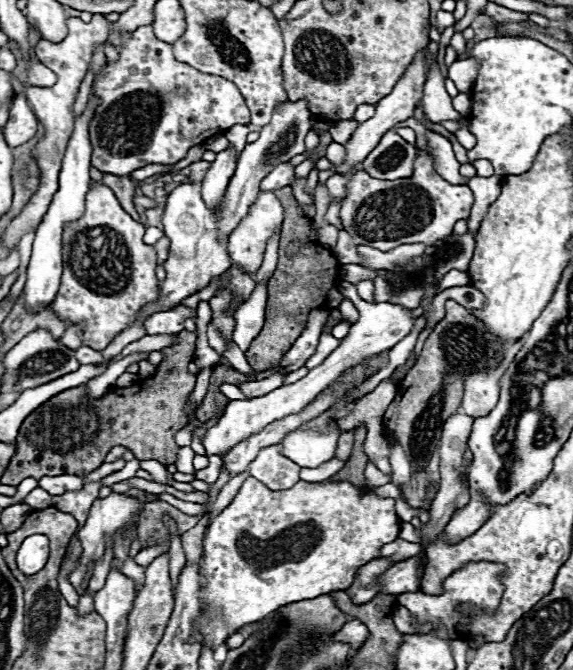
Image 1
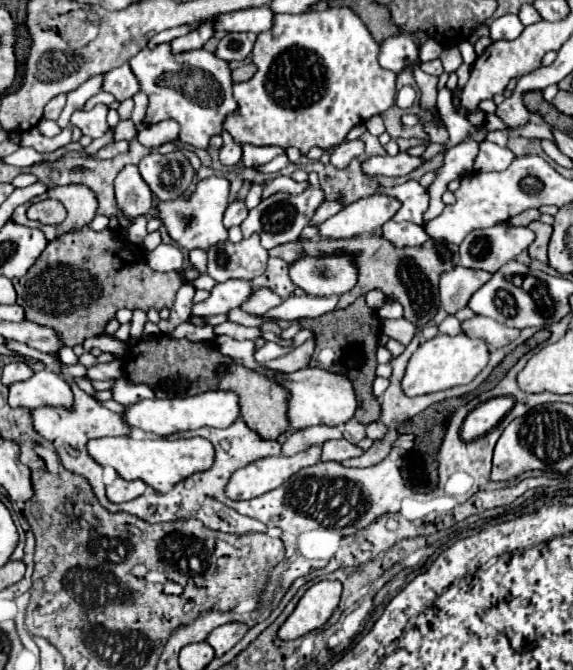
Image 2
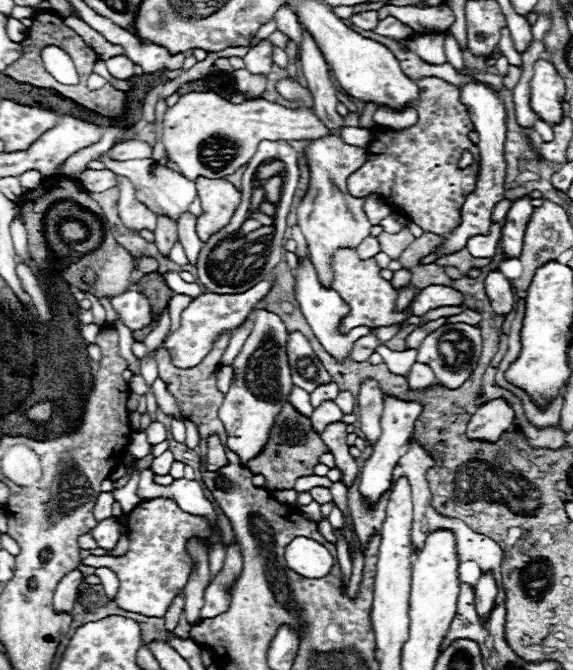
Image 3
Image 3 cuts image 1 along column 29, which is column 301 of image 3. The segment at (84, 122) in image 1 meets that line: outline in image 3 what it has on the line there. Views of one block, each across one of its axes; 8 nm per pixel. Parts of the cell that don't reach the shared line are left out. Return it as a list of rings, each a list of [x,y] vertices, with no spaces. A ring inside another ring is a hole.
[[[306,260],[304,264],[298,264],[298,270],[296,270],[296,298],[300,302],[300,310],[304,312],[304,318],[308,320],[312,332],[316,334],[318,342],[324,346],[324,350],[330,356],[334,356],[336,362],[344,362],[350,356],[350,352],[354,348],[354,342],[370,332],[370,328],[352,328],[348,334],[340,332],[340,322],[348,316],[350,308],[348,308],[348,304],[344,304],[344,300],[332,288],[326,290],[326,288],[320,286],[310,260]]]

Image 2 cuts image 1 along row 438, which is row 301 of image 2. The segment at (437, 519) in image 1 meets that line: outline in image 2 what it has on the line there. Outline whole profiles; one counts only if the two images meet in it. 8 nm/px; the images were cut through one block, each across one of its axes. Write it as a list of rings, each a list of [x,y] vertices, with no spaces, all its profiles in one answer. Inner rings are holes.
[[[454,266],[450,272],[440,276],[440,302],[448,314],[456,314],[462,310],[470,296],[490,280],[490,272],[470,270],[462,266]]]

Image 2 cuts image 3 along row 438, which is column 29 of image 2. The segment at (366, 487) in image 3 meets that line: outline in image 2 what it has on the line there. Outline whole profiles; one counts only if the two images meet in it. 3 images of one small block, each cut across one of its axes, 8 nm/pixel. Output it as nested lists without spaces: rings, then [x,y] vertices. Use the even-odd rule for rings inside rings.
[[[50,370],[34,372],[28,380],[16,382],[10,386],[8,404],[12,408],[22,406],[34,410],[38,406],[70,406],[72,404],[72,390]]]

